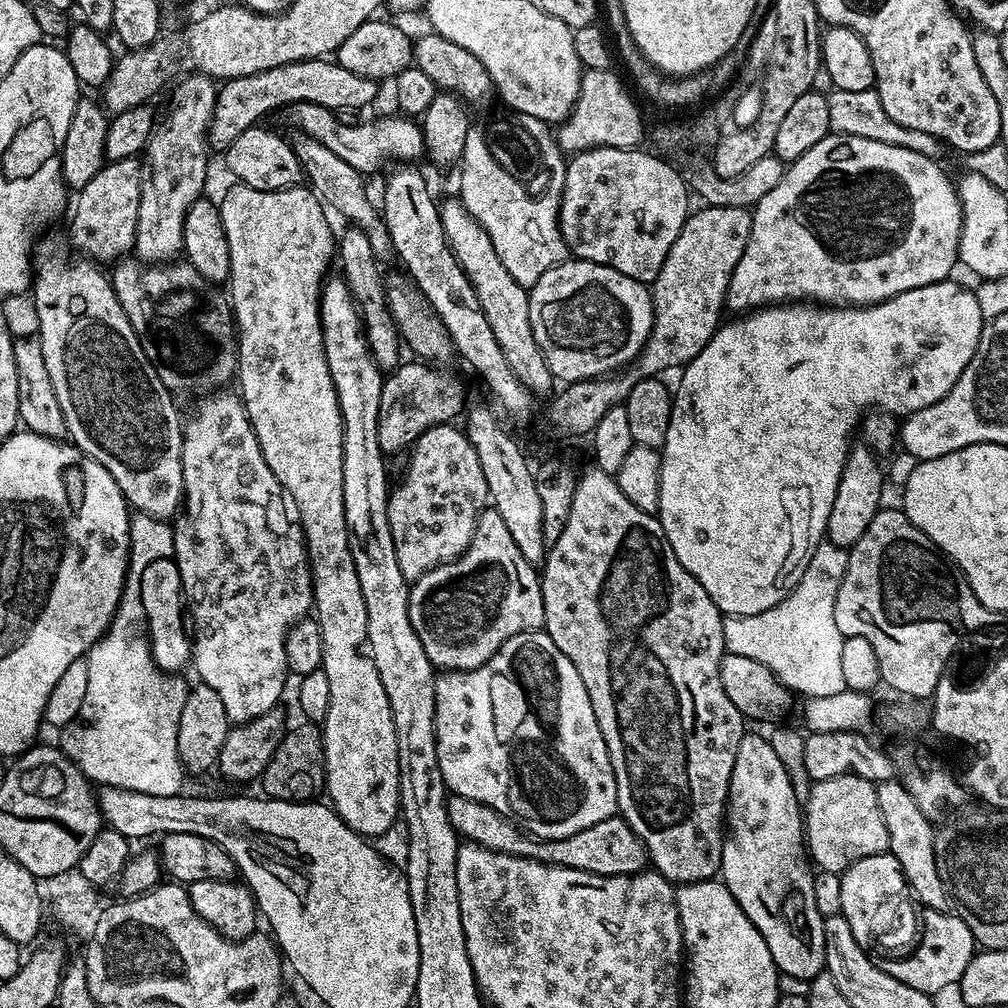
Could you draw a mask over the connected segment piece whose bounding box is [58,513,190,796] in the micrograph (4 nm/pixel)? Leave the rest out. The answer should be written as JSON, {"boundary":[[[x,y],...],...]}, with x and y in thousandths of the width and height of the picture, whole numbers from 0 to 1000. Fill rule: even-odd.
{"boundary":[[[134,509],[128,515],[127,567],[119,600],[99,636],[85,648],[89,670],[85,680],[85,696],[81,696],[79,709],[59,727],[60,745],[77,760],[82,770],[99,780],[118,780],[121,784],[135,784],[137,788],[166,790],[177,790],[184,785],[185,765],[178,752],[177,720],[188,679],[167,669],[161,670],[152,657],[147,634],[147,614],[140,589],[140,573],[145,562],[158,554],[168,556],[174,551],[173,528],[168,517],[149,514],[148,511]]]}

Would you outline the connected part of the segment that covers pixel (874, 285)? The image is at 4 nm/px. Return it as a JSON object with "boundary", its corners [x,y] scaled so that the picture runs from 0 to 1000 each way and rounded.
{"boundary":[[[823,133],[815,137],[796,157],[785,160],[779,166],[778,175],[755,199],[746,207],[746,227],[736,256],[728,265],[724,276],[720,306],[726,312],[741,312],[751,306],[773,304],[779,300],[816,300],[821,304],[860,304],[874,302],[876,298],[887,296],[899,288],[914,286],[920,282],[931,282],[941,277],[944,265],[949,265],[952,256],[952,233],[954,232],[954,204],[948,183],[923,155],[916,155],[895,145],[883,145],[879,141],[867,141],[863,137],[831,135]]]}

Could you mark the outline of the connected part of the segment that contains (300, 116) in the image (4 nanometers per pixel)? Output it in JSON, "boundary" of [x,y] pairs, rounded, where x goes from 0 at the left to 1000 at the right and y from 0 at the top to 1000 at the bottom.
{"boundary":[[[312,101],[291,103],[288,107],[289,111],[290,123],[294,126],[295,132],[312,137],[319,145],[323,145],[323,149],[328,149],[332,155],[339,157],[359,173],[375,170],[384,159],[413,161],[416,155],[422,154],[420,126],[412,118],[400,113],[381,115],[378,119],[362,118],[353,125],[343,125],[336,120],[334,112]]]}

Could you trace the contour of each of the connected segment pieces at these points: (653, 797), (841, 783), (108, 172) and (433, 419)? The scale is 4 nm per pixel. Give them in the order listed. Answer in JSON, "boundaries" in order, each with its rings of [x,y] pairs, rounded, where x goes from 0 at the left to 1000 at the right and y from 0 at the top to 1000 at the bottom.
{"boundaries":[[[[590,462],[584,464],[580,472],[578,469],[572,475],[565,514],[562,514],[562,526],[558,526],[554,538],[543,545],[538,566],[535,568],[540,602],[539,626],[543,627],[550,641],[554,641],[554,645],[558,645],[558,649],[562,649],[565,657],[569,657],[569,665],[573,665],[573,673],[577,673],[581,688],[585,688],[585,700],[589,700],[589,712],[593,712],[593,724],[597,724],[597,732],[605,748],[605,760],[609,764],[614,809],[619,811],[625,823],[629,823],[629,827],[633,827],[633,831],[639,836],[646,860],[671,879],[704,873],[714,865],[720,828],[722,781],[732,740],[740,728],[740,712],[734,707],[732,700],[728,700],[728,696],[720,692],[720,685],[716,685],[714,658],[720,650],[718,611],[704,589],[700,589],[698,582],[682,567],[677,558],[673,558],[654,515],[633,506],[633,502],[629,502],[629,498],[625,498],[625,494],[621,494],[621,490],[613,486],[610,475],[604,469]]],[[[835,768],[811,774],[805,781],[802,794],[800,790],[796,798],[796,809],[800,844],[813,864],[834,866],[855,851],[881,844],[879,815],[875,815],[875,804],[871,804],[871,788],[866,775]]],[[[134,155],[129,157],[121,157],[104,162],[101,169],[97,169],[97,173],[93,173],[93,177],[89,177],[89,181],[85,181],[85,185],[81,185],[74,191],[75,194],[75,211],[71,214],[71,223],[67,226],[67,234],[71,237],[71,242],[76,246],[76,251],[82,252],[86,257],[92,260],[100,260],[99,258],[118,259],[120,256],[126,255],[135,244],[135,229],[137,228],[137,200],[141,200],[141,173],[139,172],[140,160]]],[[[409,359],[413,361],[398,360],[388,366],[381,373],[379,383],[379,403],[375,407],[375,438],[382,450],[397,448],[413,439],[414,435],[425,425],[430,425],[436,421],[443,421],[451,418],[451,413],[461,408],[460,401],[460,381],[456,377],[451,377],[444,369],[436,369],[436,364],[425,359]]]]}

